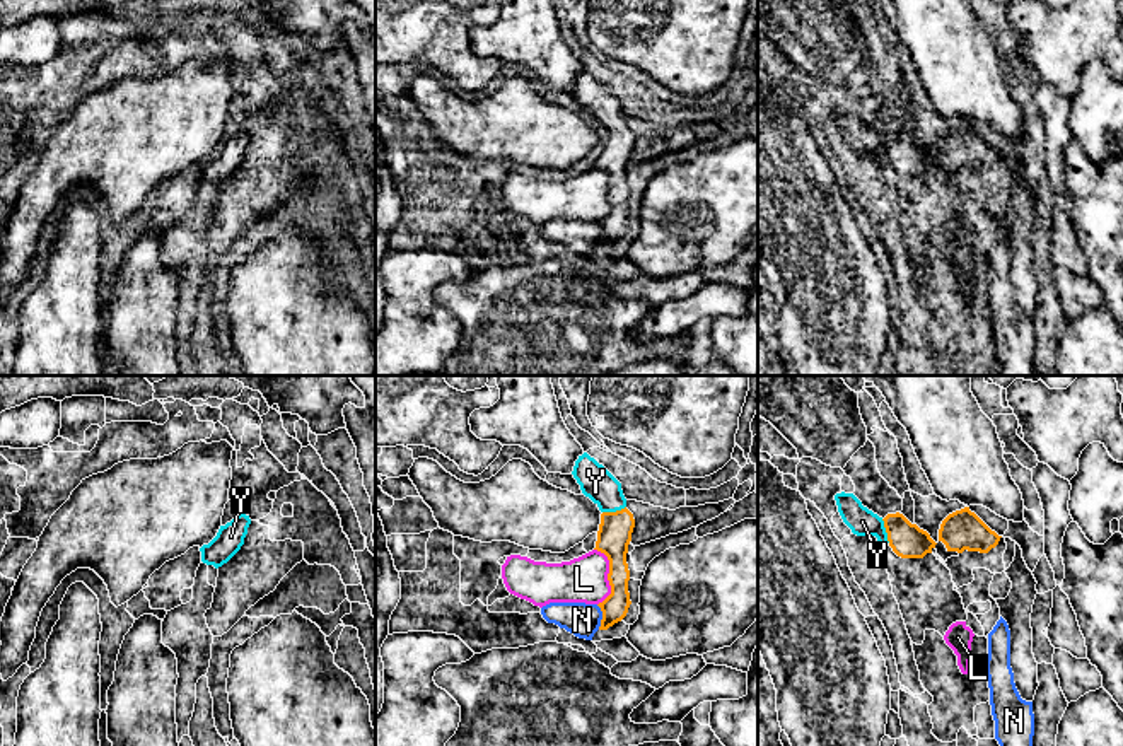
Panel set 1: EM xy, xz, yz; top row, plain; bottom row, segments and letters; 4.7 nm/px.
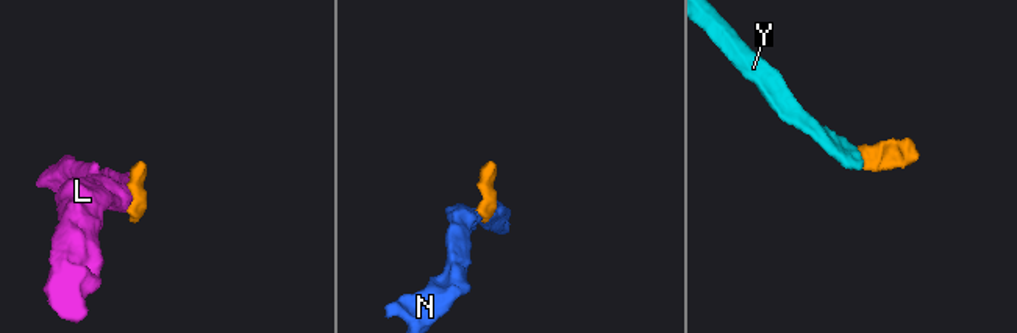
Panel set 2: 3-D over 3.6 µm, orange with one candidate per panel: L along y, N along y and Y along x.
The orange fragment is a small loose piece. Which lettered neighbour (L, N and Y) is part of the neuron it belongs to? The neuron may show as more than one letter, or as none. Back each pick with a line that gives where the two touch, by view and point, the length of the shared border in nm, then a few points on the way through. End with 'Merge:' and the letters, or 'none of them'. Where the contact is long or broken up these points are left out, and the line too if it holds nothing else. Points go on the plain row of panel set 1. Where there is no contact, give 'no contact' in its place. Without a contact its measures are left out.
Y: contact xz (613, 130); length 120 nm; way xz (615, 149), (613, 130), (608, 111), (596, 99)
Merge: Y

